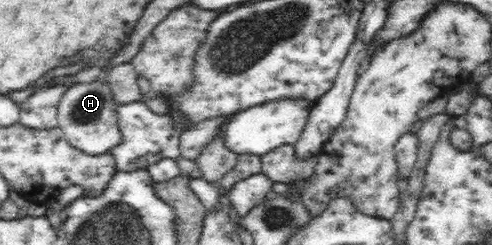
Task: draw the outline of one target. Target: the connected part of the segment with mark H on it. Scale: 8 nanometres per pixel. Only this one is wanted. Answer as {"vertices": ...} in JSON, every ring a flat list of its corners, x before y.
{"vertices":[[106,78,77,82,66,88,57,105,58,127,65,133,70,146,86,154,99,155,111,151,122,141,117,120,117,103,111,84]]}

